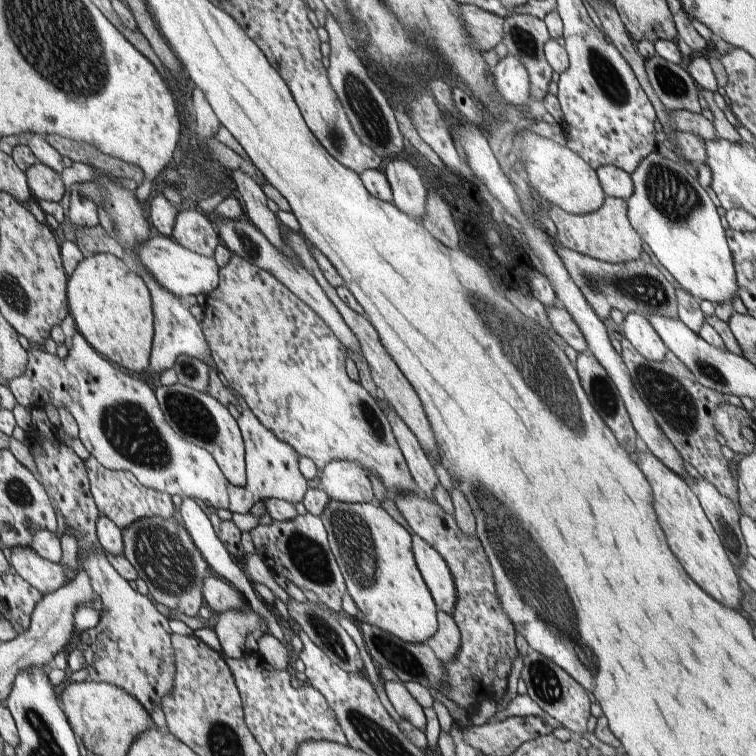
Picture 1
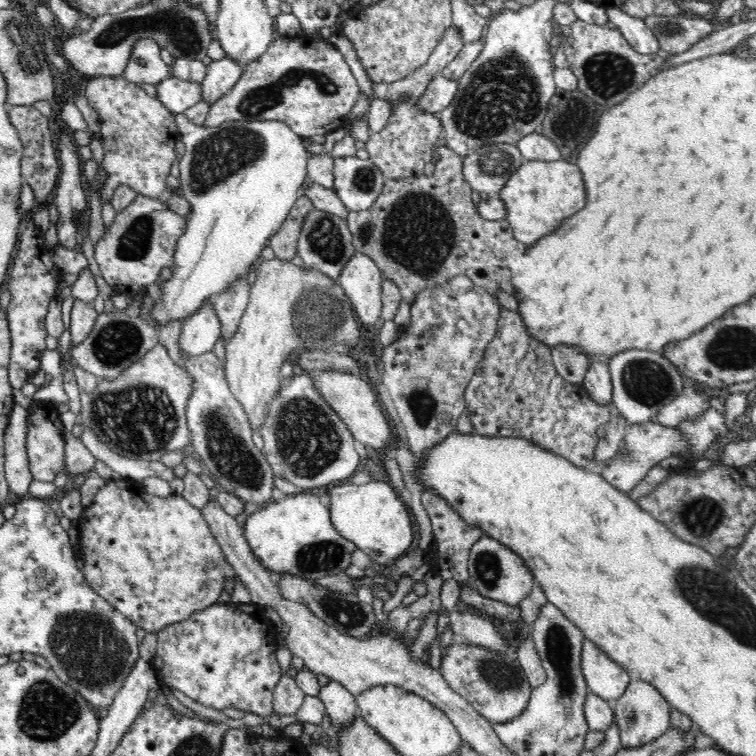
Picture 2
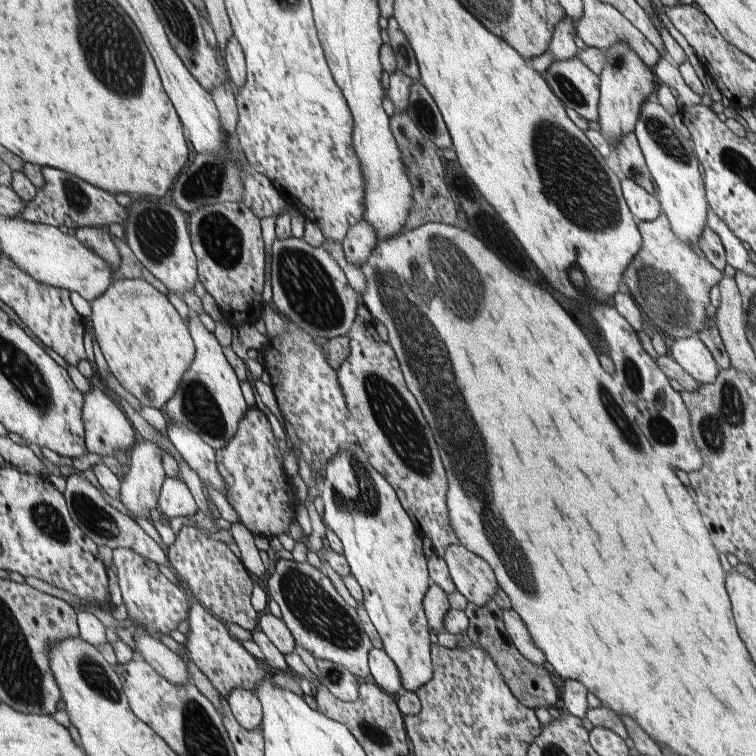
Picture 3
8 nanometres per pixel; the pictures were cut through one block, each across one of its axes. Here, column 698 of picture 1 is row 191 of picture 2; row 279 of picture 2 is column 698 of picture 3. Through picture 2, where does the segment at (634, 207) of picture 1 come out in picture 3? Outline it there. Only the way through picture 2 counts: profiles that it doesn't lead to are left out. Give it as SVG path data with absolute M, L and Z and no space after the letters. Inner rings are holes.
M649 100L642 104L640 116L635 126L635 135L644 155L648 170L656 188L655 196L661 210L677 238L686 244L697 244L702 230L707 226L710 210L704 178L699 170L699 160L694 152L694 144L676 128L670 115L658 100Z

